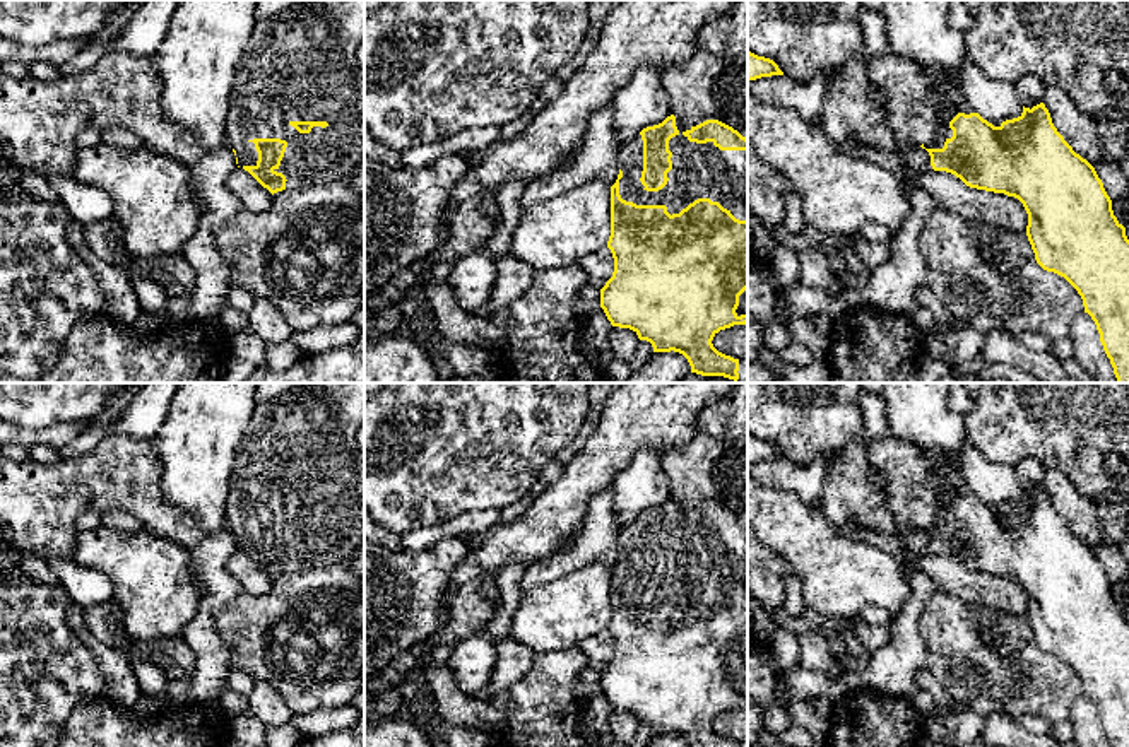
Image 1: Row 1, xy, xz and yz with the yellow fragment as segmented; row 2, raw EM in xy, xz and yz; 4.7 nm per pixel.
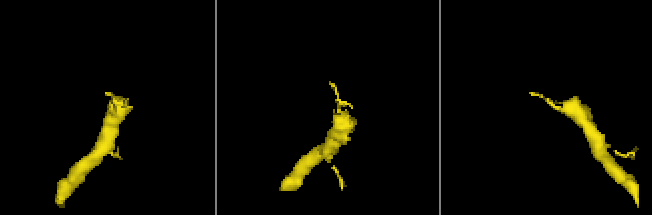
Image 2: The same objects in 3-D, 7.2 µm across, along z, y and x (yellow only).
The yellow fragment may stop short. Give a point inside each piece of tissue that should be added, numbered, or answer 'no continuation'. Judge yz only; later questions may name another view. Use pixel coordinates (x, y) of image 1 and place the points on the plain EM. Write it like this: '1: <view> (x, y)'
1: yz (910, 484)

